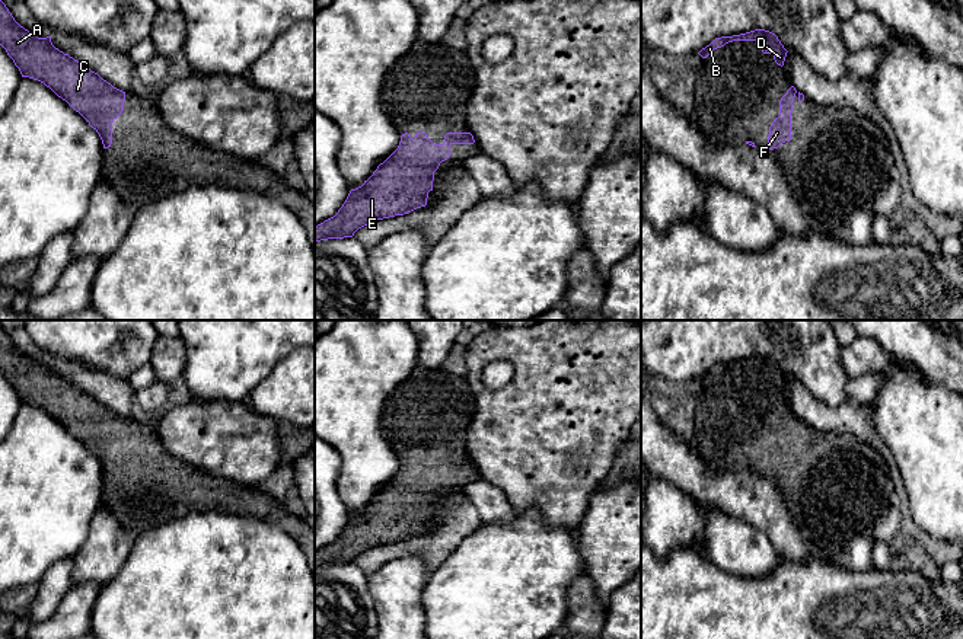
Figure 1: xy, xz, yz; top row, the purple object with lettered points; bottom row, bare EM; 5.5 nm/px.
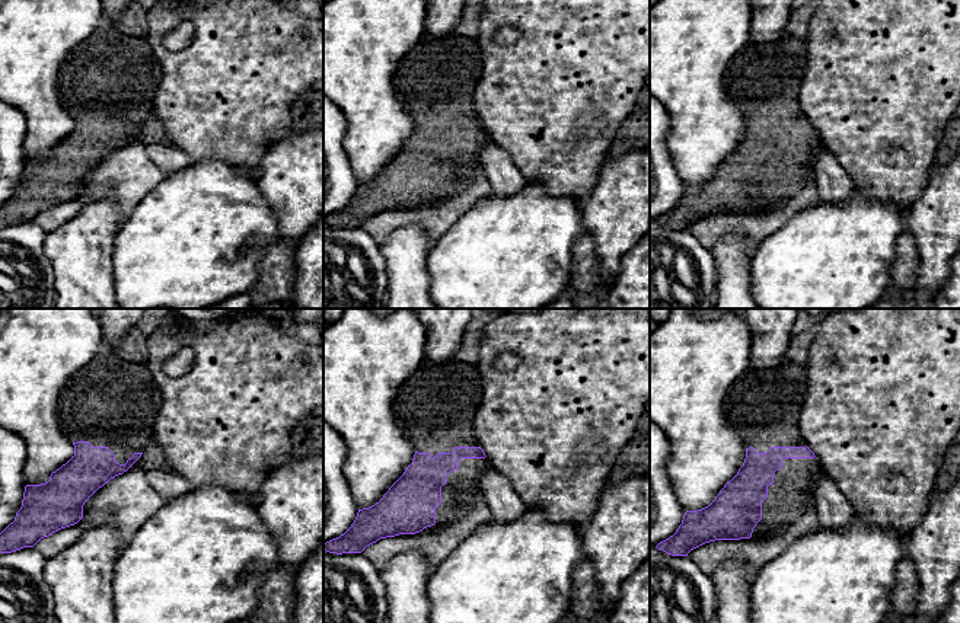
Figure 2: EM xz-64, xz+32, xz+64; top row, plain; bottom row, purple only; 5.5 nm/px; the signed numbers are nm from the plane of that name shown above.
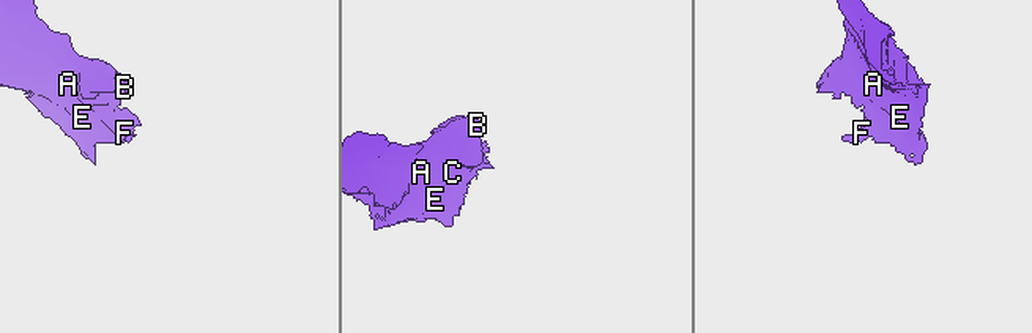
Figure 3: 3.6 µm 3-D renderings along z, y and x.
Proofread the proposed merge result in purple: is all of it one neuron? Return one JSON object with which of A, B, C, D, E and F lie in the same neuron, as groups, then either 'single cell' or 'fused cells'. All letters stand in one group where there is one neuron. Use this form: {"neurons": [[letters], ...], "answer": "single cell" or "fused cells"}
{"neurons": [["A", "B", "C", "D", "E", "F"]], "answer": "single cell"}

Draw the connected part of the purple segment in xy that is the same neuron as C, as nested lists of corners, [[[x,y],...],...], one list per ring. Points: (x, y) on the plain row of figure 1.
[[[0,325],[0,371],[22,403],[44,409],[79,438],[99,460],[103,475],[112,470],[112,448],[124,437],[125,418],[55,374],[51,362],[38,364],[20,352]]]

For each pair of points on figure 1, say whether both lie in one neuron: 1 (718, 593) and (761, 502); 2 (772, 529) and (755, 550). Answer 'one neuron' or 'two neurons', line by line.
1: two neurons
2: two neurons

